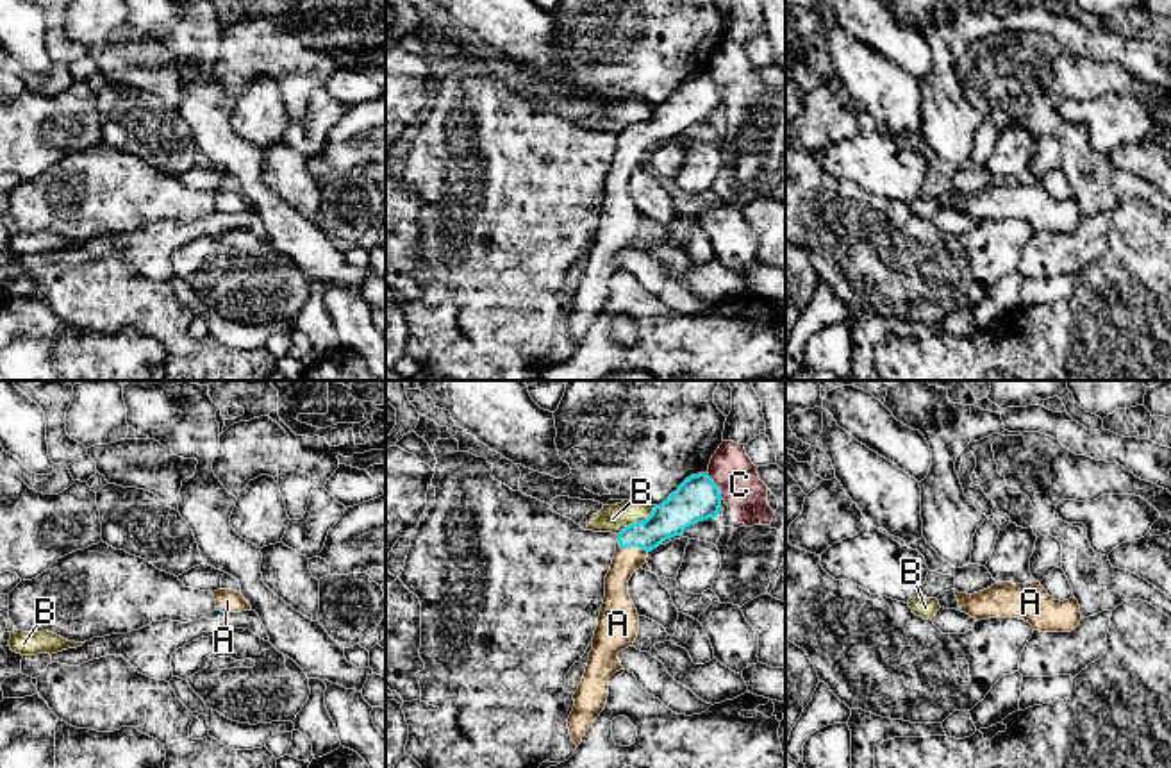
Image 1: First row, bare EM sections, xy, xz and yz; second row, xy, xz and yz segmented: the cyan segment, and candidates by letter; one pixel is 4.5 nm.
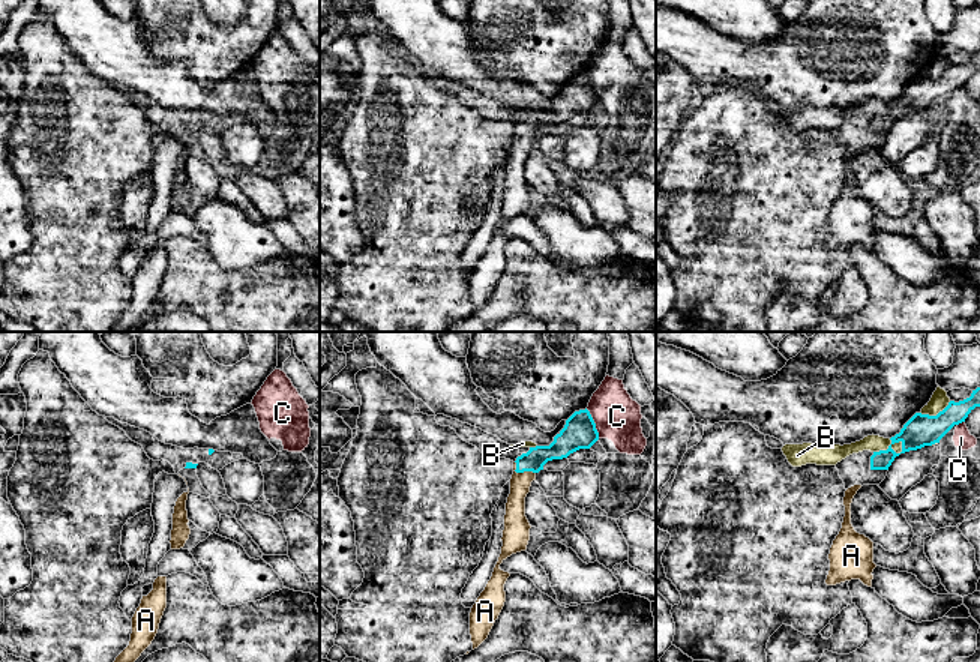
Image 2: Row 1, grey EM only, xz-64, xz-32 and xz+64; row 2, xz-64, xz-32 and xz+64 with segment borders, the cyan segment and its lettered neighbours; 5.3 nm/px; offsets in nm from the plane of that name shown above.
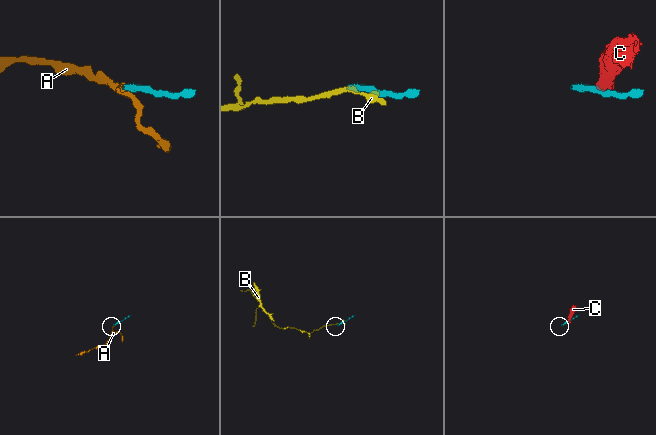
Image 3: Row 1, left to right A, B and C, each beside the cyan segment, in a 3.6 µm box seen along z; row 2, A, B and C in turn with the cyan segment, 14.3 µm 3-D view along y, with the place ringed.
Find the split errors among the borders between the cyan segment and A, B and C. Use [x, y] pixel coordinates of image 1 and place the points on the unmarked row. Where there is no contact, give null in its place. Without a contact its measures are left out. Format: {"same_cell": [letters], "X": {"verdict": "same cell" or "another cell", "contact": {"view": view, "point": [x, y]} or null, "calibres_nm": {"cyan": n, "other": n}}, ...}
{"same_cell": ["A"], "A": {"verdict": "same cell", "contact": {"view": "xz", "point": [629, 145]}, "calibres_nm": {"cyan": 160, "other": 120}}, "B": {"verdict": "another cell", "contact": {"view": "xz", "point": [638, 122]}, "calibres_nm": {"cyan": 180, "other": 130}}, "C": {"verdict": "another cell", "contact": {"view": "xz", "point": [716, 86]}, "calibres_nm": {"cyan": 200, "other": 190}}}

